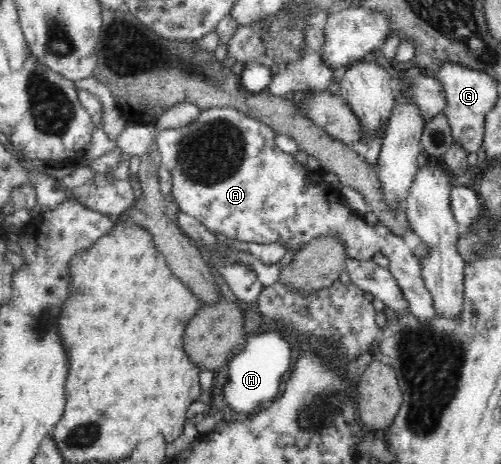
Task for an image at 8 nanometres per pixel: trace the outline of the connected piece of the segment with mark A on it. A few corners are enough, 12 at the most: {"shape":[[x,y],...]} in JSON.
{"shape":[[202,110],[154,144],[180,211],[227,239],[382,252],[419,320],[419,259],[267,123]]}

